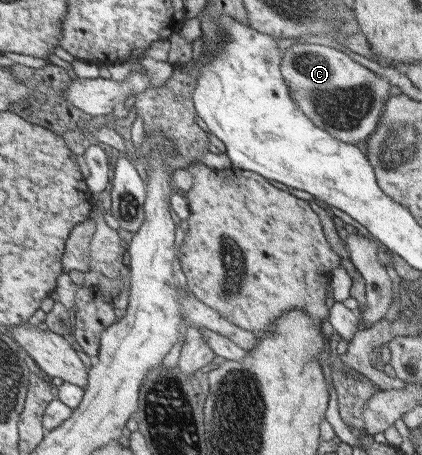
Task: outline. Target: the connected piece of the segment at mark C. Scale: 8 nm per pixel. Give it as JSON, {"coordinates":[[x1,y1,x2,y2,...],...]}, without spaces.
{"coordinates":[[298,42,283,51,284,78,288,79,288,87,292,87,292,95,296,95,296,103,304,107,304,115,316,126,323,128,328,134,356,145,358,141,368,138,381,123,384,107,390,97,390,83,372,71,352,61,348,55,336,48]]}

